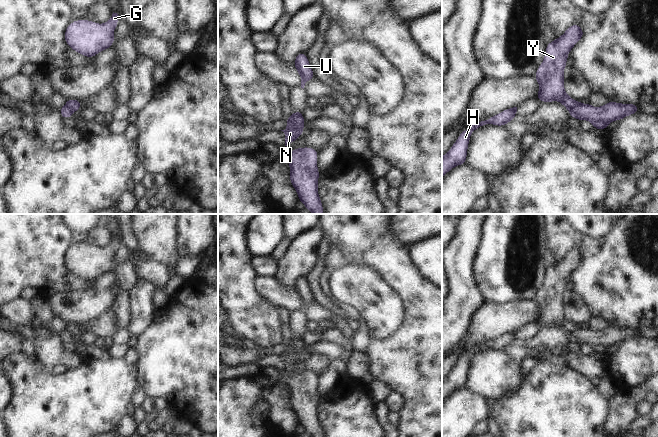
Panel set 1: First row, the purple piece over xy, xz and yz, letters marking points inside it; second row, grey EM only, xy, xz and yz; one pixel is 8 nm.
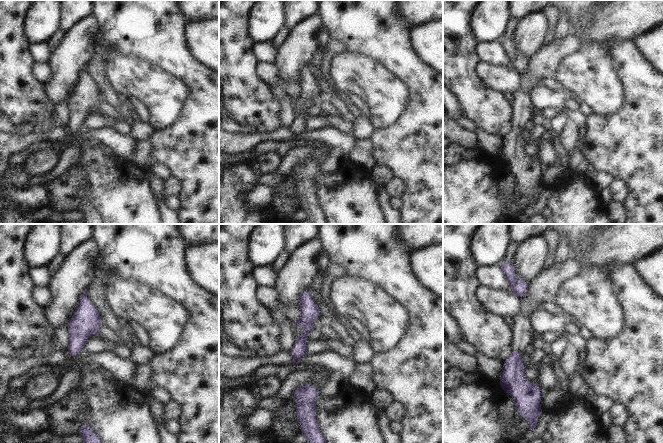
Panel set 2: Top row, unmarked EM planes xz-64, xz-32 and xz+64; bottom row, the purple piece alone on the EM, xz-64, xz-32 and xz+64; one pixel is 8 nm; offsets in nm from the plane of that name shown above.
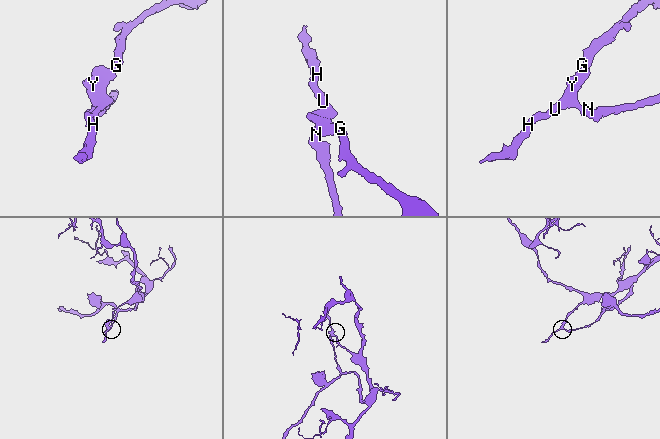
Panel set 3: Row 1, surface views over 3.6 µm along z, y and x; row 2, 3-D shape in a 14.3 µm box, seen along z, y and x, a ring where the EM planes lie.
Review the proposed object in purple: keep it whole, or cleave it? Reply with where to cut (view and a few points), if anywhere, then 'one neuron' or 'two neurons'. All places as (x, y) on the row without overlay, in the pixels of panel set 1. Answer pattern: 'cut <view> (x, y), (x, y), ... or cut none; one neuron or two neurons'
cut xz (289, 341), (302, 351); two neurons

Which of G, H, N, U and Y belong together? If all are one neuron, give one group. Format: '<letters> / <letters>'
G H U Y / N

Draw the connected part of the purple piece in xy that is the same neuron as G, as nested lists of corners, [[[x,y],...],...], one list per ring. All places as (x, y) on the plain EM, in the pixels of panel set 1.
[[[113,236],[110,244],[104,248],[90,244],[75,244],[66,252],[65,266],[83,280],[95,281],[115,266],[113,256],[118,249],[118,241],[119,239]]]

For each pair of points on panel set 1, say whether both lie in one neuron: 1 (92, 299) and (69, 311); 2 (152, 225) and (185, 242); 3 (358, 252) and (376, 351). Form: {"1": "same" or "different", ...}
{"1": "same", "2": "different", "3": "same"}

